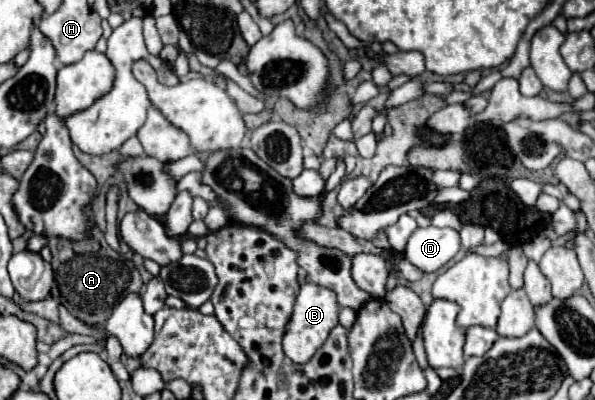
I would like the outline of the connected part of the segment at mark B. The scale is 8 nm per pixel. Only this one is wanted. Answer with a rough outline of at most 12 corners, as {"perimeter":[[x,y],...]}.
{"perimeter":[[304,282],[282,338],[306,364],[338,324],[332,290]]}

